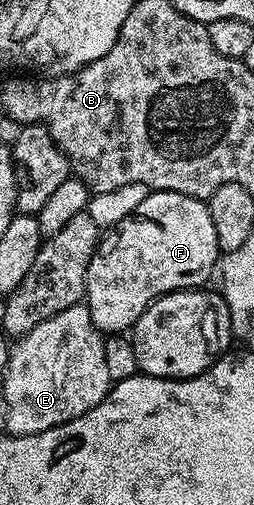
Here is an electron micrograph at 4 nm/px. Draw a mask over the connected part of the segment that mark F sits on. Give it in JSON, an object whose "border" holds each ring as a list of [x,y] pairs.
{"border":[[[155,190],[147,196],[147,200],[143,200],[143,204],[139,204],[139,208],[135,208],[135,212],[131,212],[131,216],[127,216],[127,220],[123,220],[118,226],[106,229],[100,235],[97,243],[97,251],[91,256],[91,264],[87,268],[87,284],[85,285],[83,302],[84,305],[89,307],[91,320],[96,324],[98,330],[104,332],[106,335],[129,332],[132,331],[133,326],[139,320],[139,316],[143,316],[143,312],[156,298],[161,298],[164,294],[170,294],[176,290],[192,290],[194,288],[204,287],[208,283],[205,281],[212,274],[214,277],[218,266],[219,251],[217,248],[217,237],[215,236],[215,224],[211,224],[211,212],[209,211],[208,205],[202,199],[183,196],[179,192]]]}

